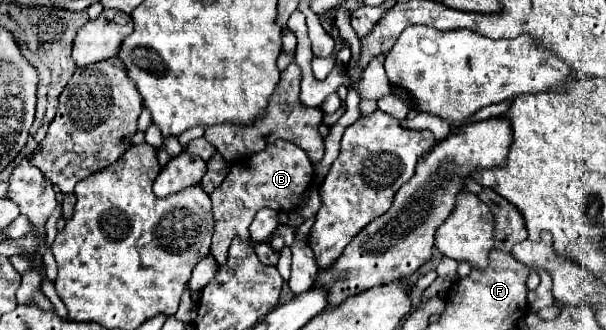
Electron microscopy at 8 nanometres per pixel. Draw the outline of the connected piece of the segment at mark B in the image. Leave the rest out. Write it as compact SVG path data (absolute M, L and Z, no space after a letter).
M275 141L267 149L255 153L253 157L233 163L225 181L211 193L213 217L215 217L211 255L217 259L217 263L223 265L227 261L227 251L235 237L241 237L243 241L249 239L249 225L253 221L253 215L261 207L271 207L275 211L285 213L295 211L311 179L313 179L311 159L301 147L289 141Z

